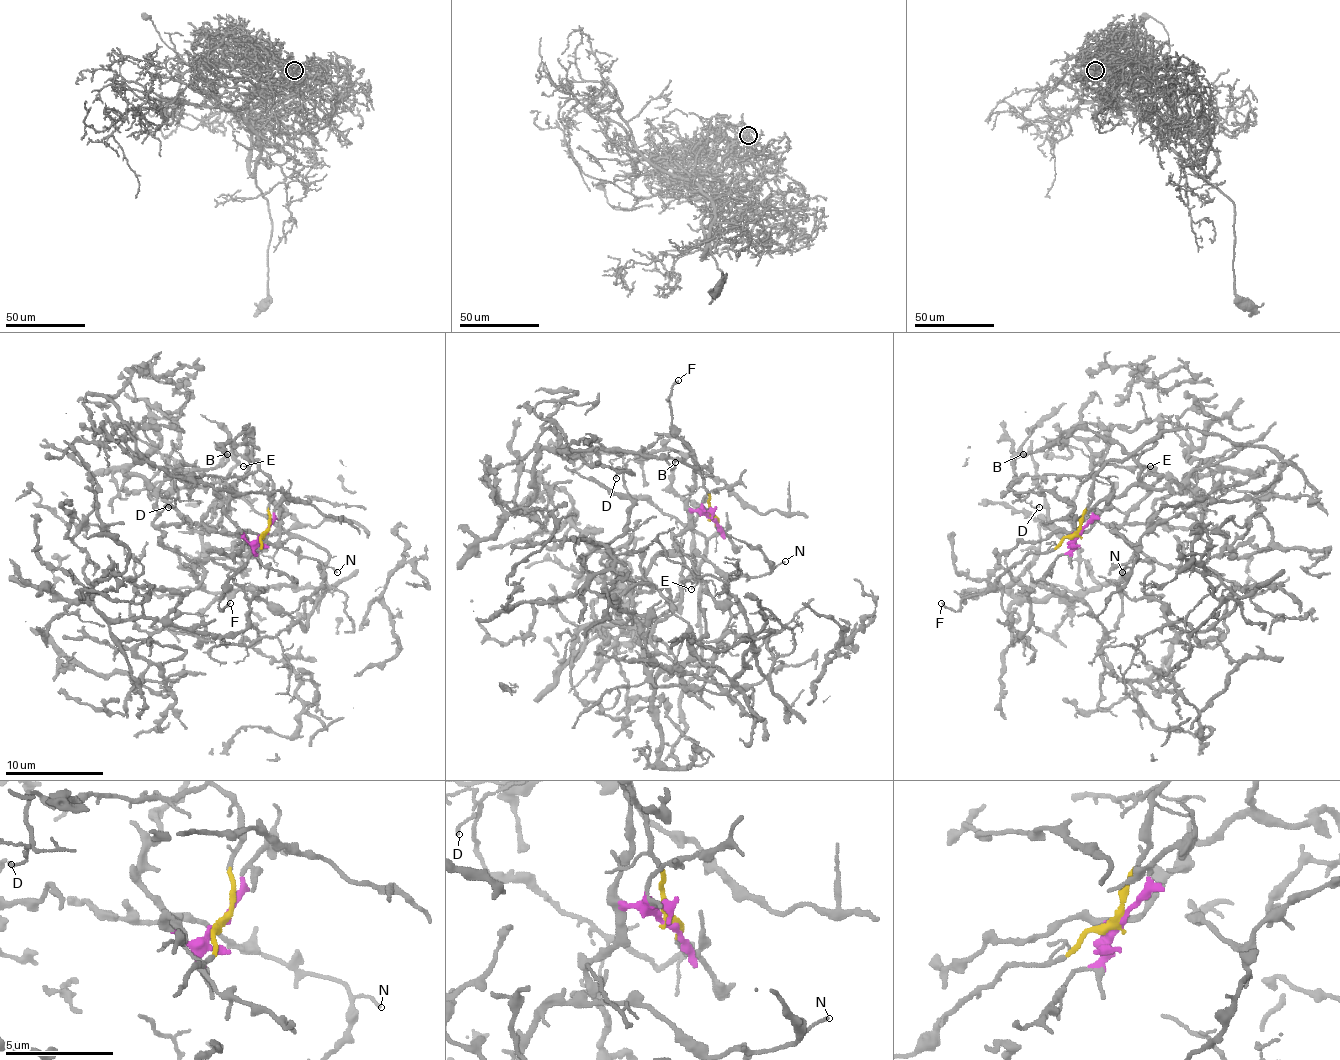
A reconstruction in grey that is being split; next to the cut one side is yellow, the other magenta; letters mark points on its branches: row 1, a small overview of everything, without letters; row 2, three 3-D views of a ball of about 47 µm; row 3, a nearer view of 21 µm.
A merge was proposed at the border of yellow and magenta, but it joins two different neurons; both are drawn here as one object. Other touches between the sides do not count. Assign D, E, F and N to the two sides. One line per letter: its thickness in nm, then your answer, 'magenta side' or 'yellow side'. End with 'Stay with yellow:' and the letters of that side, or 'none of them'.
D: 120 nm | yellow side
E: 100 nm | yellow side
F: 160 nm | yellow side
N: 110 nm | magenta side
Stay with yellow: D, E, F

